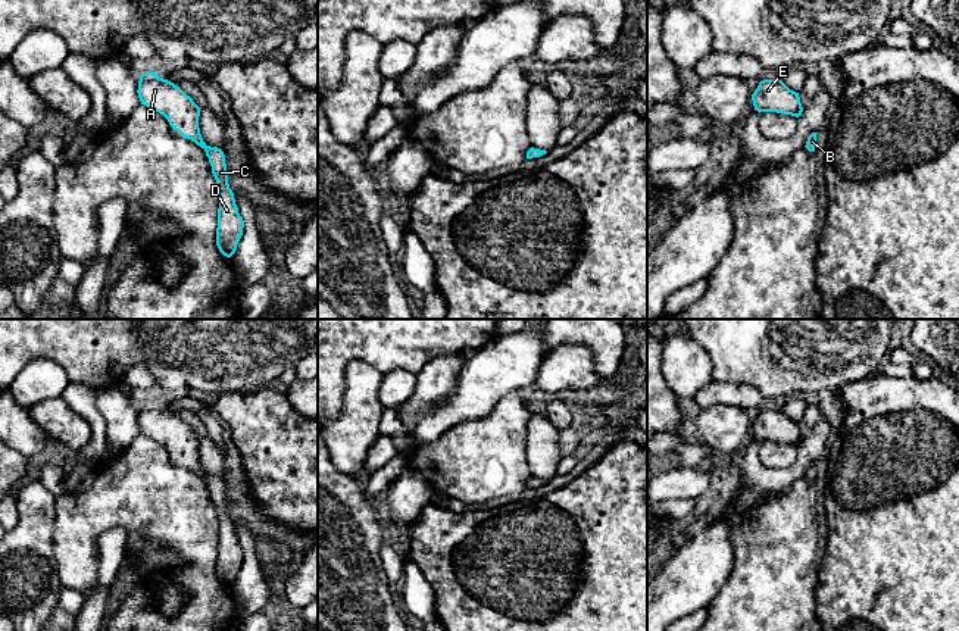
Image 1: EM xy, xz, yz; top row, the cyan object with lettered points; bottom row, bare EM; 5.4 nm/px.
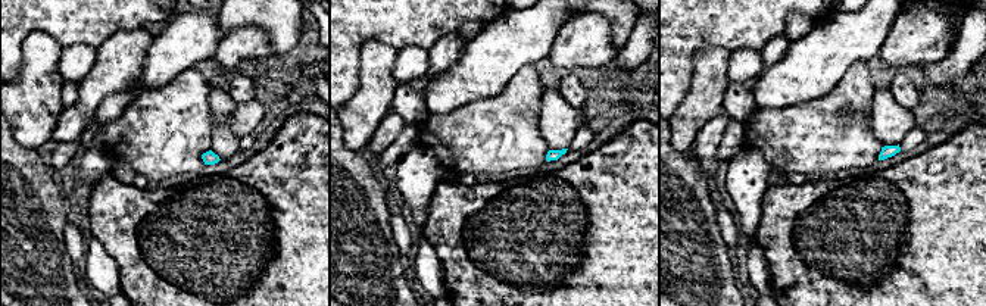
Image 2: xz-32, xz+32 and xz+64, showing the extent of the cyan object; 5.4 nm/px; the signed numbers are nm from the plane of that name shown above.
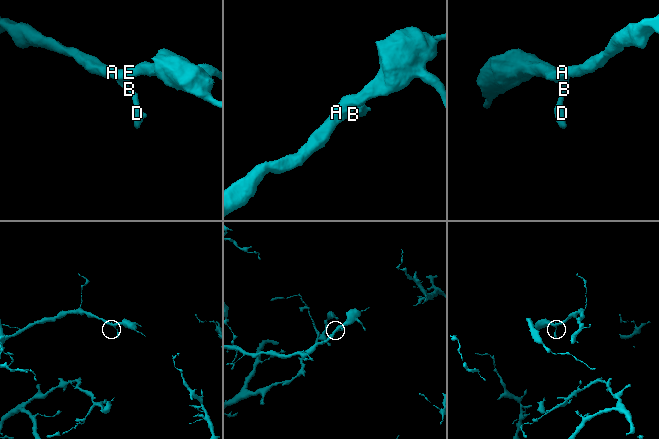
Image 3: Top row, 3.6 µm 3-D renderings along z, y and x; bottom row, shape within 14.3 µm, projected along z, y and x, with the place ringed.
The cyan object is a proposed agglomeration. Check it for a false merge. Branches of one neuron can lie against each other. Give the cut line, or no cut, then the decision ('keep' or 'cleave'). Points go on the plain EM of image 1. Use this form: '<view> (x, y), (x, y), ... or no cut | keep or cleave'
no cut | keep

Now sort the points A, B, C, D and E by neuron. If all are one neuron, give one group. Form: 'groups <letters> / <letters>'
groups A B C D E

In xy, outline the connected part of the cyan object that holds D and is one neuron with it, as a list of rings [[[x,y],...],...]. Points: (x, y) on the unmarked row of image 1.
[[[154,402],[140,404],[137,422],[141,434],[163,444],[175,460],[206,481],[219,524],[216,575],[224,585],[231,587],[243,565],[244,552],[228,513],[224,481],[207,475],[202,468],[199,457],[200,437],[179,416],[159,407]]]

